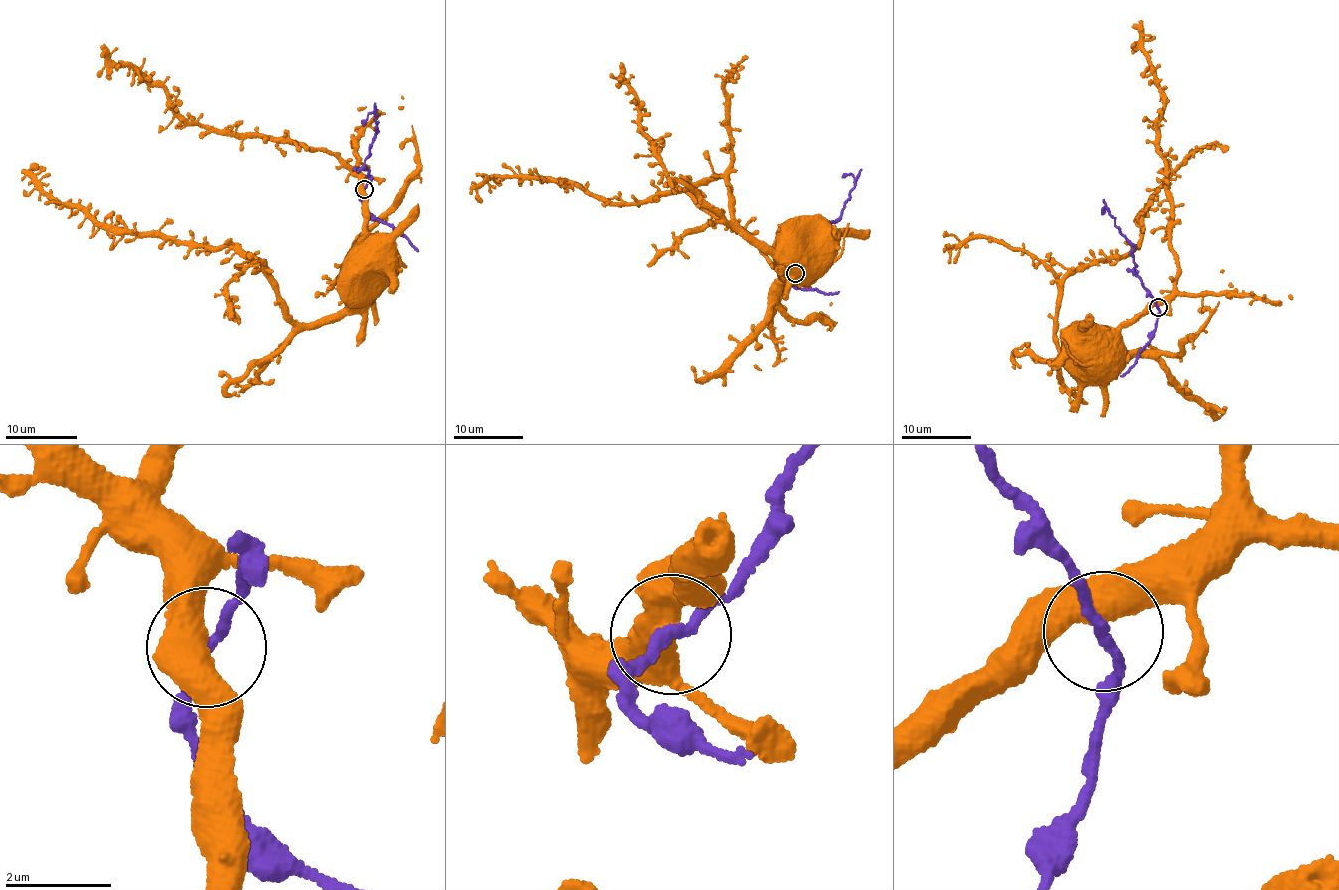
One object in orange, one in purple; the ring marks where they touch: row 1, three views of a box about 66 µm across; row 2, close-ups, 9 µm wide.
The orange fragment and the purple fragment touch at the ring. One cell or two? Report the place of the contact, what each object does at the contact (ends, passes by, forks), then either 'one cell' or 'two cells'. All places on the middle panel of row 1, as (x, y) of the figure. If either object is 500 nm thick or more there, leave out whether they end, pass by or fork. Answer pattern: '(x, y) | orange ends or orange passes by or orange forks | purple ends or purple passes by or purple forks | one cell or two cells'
(795, 273) | one cell

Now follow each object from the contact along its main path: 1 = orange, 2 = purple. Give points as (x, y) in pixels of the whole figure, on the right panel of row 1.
1: (1158, 306), (1081, 372), (1063, 358), (1063, 281), (1135, 247), (1142, 213), (1178, 166), (1227, 149)
2: (1158, 307), (1151, 292), (1134, 272), (1136, 266), (1130, 241), (1105, 208), (1102, 213)

